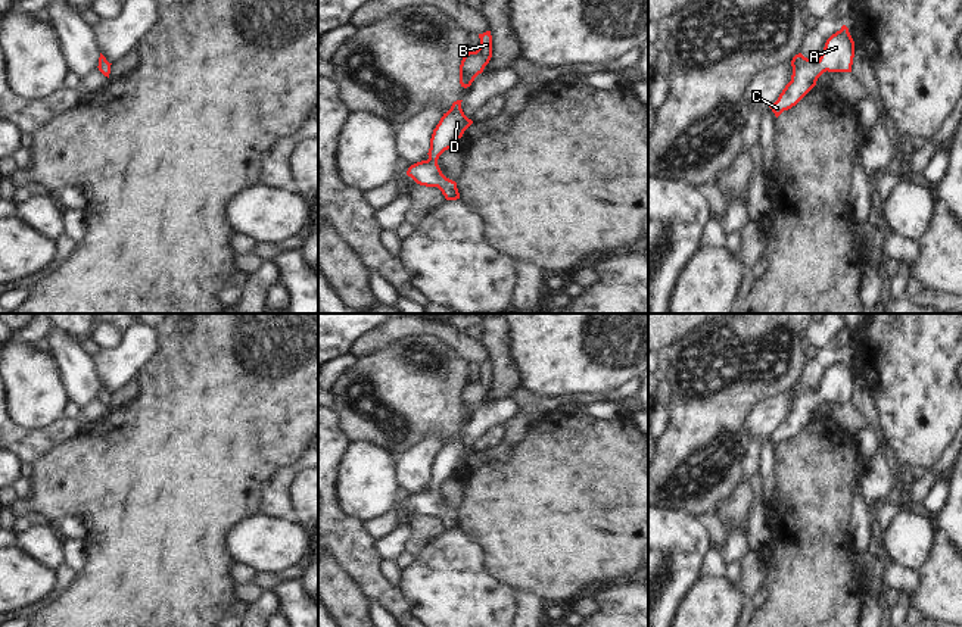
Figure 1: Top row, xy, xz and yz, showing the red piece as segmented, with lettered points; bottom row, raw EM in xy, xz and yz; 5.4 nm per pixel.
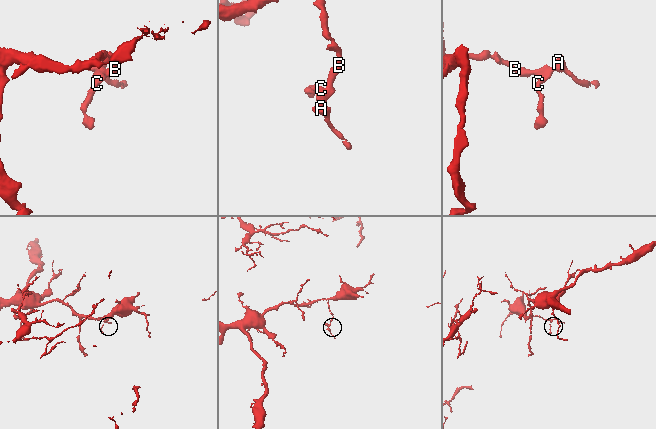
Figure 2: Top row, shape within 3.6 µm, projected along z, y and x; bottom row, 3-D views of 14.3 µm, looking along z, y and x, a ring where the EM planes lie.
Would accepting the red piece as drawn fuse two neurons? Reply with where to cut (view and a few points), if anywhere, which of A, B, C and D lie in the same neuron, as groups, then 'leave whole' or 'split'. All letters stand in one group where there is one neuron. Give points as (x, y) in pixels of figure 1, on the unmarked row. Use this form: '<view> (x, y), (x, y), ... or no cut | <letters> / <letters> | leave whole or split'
no cut | A B C D | leave whole

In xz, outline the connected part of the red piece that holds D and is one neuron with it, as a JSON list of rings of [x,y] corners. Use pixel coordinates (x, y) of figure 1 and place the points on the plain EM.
[[[461,431],[452,433],[451,439],[443,443],[439,453],[433,459],[430,468],[429,489],[411,495],[407,505],[411,506],[417,514],[426,517],[438,517],[446,530],[460,528],[457,512],[446,508],[439,495],[439,486],[452,477],[452,474],[463,467],[464,461],[473,453],[463,439]]]

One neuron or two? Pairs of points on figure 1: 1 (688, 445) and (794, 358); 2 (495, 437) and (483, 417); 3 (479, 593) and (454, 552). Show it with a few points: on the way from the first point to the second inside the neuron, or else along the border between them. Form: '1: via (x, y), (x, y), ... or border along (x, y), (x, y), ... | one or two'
1: via (715, 418), (752, 381), (769, 373) | one
2: border along (500, 424), (488, 429), (476, 448) | two
3: via (469, 583), (454, 568), (454, 562) | one

